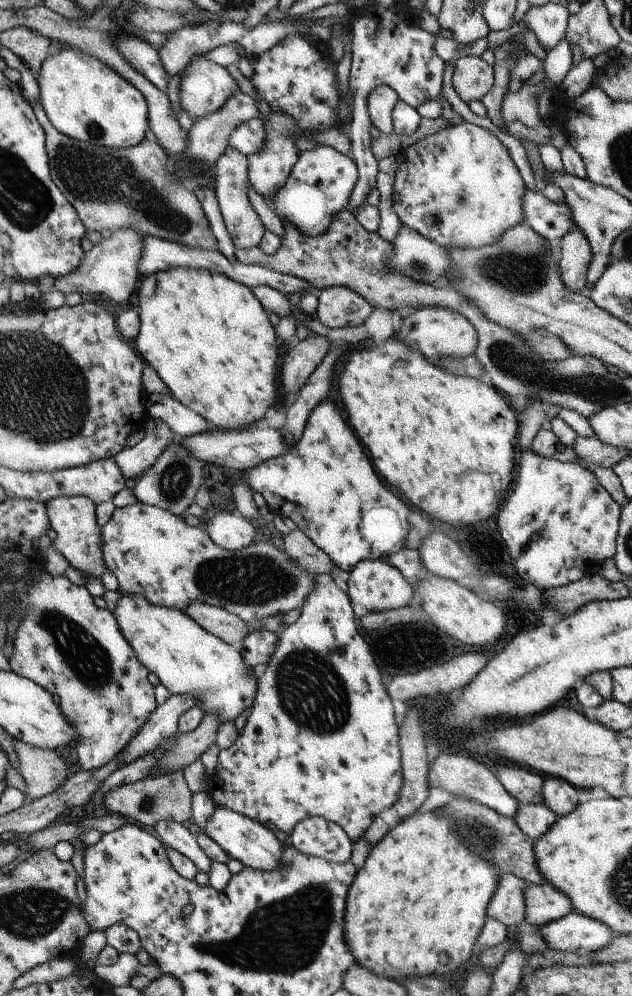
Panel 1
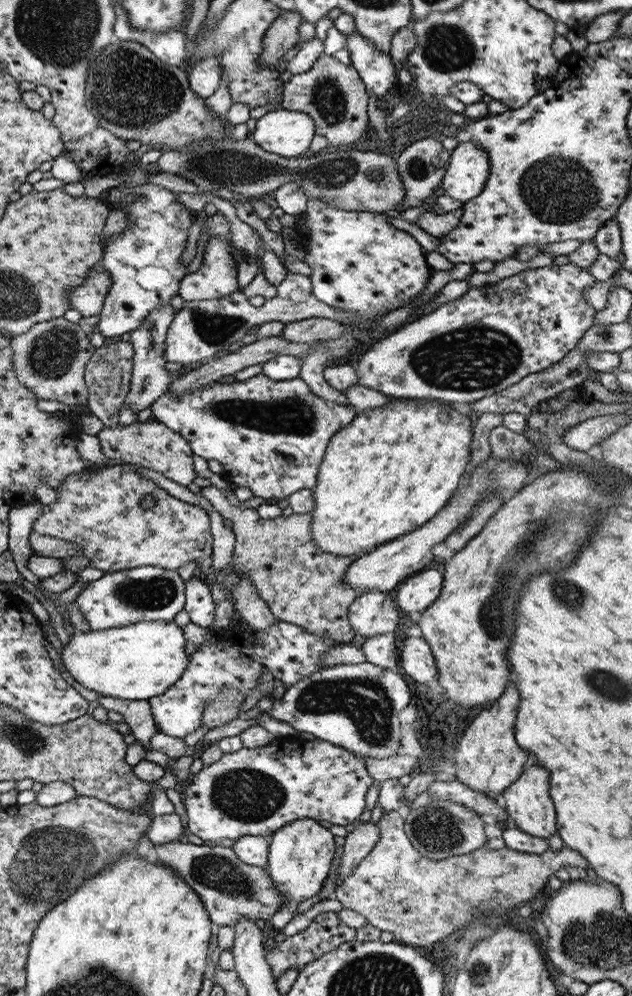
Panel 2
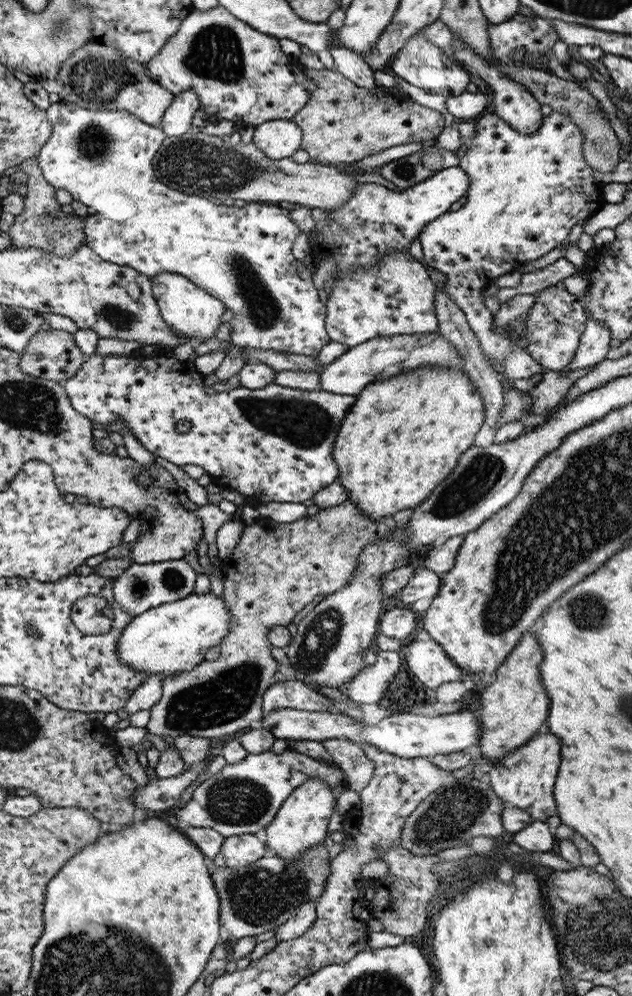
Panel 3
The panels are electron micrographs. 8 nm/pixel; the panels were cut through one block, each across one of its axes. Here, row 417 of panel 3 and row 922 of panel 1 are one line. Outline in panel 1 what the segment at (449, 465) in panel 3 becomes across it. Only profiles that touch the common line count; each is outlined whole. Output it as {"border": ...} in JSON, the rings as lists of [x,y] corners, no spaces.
{"border":[[[434,811],[421,812],[401,820],[395,828],[389,830],[388,834],[383,836],[375,845],[364,866],[358,868],[358,876],[355,877],[354,884],[351,885],[350,895],[347,897],[346,908],[346,941],[351,947],[352,954],[355,955],[355,964],[360,964],[370,970],[372,974],[380,976],[380,978],[388,978],[388,980],[398,980],[398,976],[430,976],[433,977],[450,977],[455,973],[460,973],[466,967],[473,963],[475,956],[472,948],[476,944],[478,935],[482,930],[487,917],[486,908],[490,902],[490,898],[496,892],[498,886],[498,878],[501,878],[501,872],[498,872],[498,866],[494,866],[492,862],[486,862],[484,858],[480,858],[476,852],[466,850],[466,846],[462,846],[460,836],[456,832],[456,822],[452,822],[452,818],[436,814]]]}

